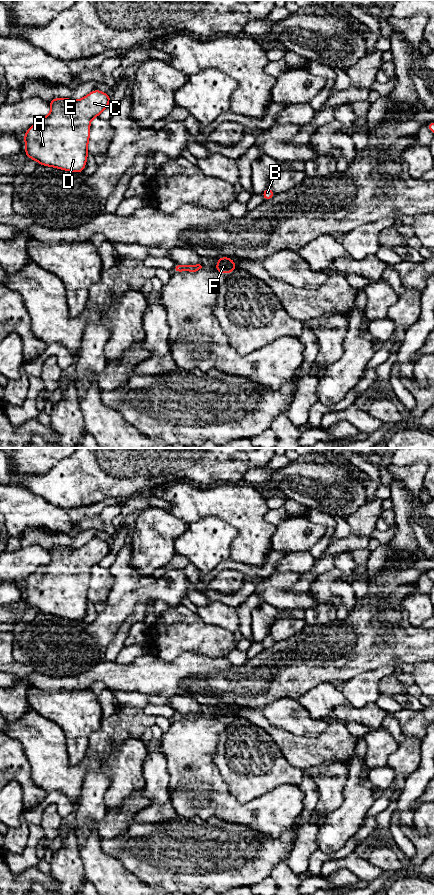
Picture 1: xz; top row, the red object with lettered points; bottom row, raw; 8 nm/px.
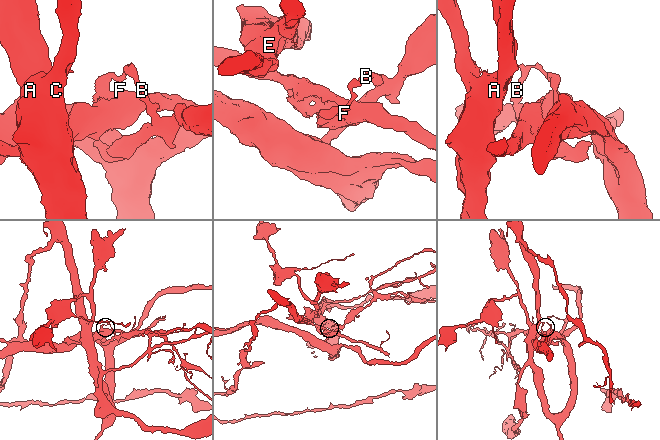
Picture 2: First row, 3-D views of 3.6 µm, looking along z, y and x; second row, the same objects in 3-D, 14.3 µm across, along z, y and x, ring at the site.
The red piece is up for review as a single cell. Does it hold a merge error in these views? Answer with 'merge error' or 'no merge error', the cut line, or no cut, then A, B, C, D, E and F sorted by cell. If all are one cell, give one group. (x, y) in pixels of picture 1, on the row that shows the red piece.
merge error | xz (183, 264), (186, 265) | A B C D E / F

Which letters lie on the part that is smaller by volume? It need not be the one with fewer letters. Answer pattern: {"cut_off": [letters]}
{"cut_off": ["F"]}

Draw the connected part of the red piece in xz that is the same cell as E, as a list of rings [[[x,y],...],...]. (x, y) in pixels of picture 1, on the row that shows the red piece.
[[[93,90],[80,100],[49,100],[51,112],[24,135],[24,153],[40,165],[82,173],[87,162],[90,122],[110,104],[110,94]]]

